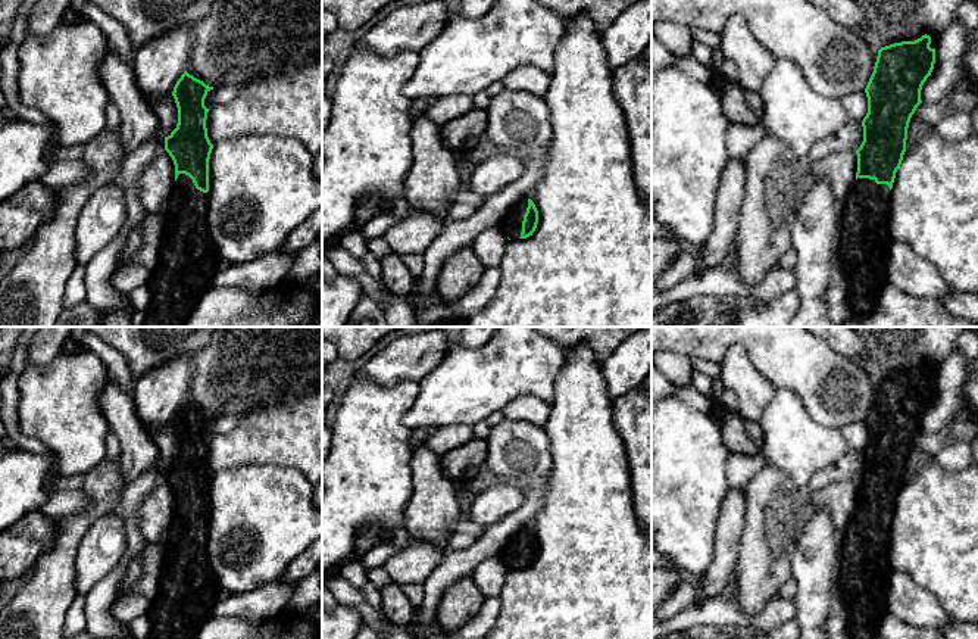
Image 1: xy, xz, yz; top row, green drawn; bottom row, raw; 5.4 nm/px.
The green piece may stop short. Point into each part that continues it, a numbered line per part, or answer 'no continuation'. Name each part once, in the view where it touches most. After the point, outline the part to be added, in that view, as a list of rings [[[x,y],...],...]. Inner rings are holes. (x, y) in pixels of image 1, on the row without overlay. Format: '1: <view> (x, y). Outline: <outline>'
1: xz (511, 554). Outline: [[[528,527],[515,533],[499,552],[499,558],[510,568],[518,570],[522,562],[522,551],[528,537]]]

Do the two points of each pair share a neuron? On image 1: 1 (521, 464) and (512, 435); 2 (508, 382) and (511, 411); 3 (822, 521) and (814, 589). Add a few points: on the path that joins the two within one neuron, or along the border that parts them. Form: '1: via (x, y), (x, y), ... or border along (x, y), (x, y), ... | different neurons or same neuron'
1: via (521, 457), (512, 442) | same neuron
2: border along (544, 402), (536, 396), (515, 396), (500, 411) | different neurons
3: via (818, 538), (815, 573) | same neuron

